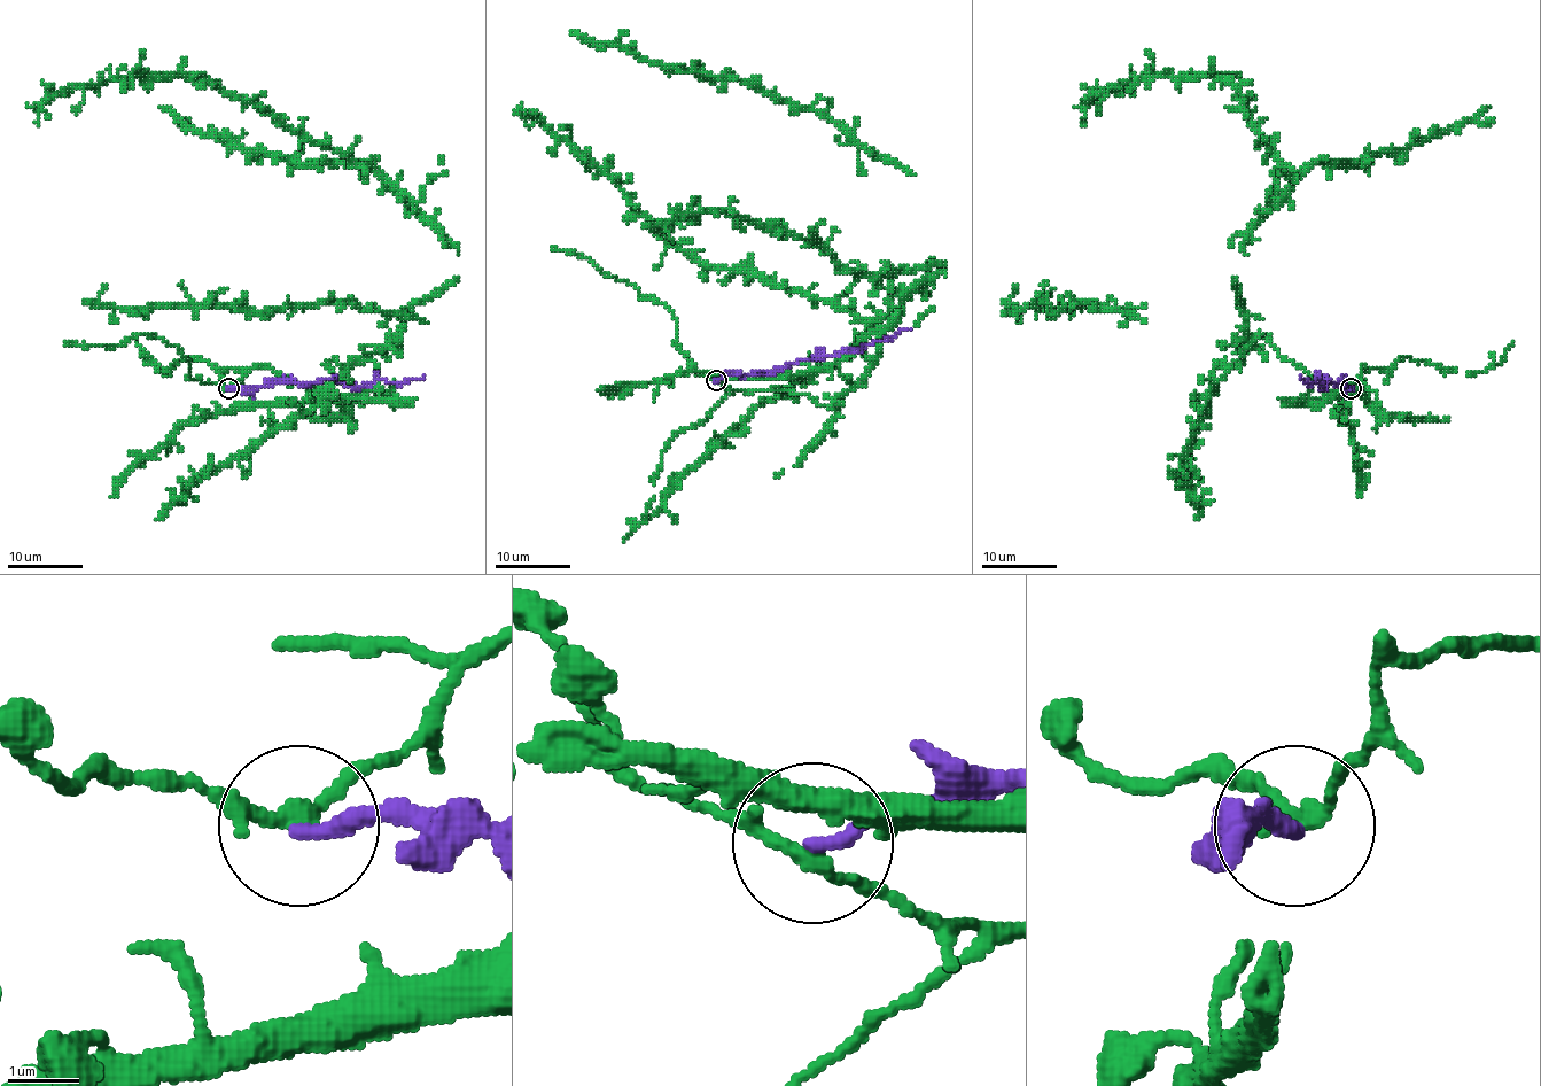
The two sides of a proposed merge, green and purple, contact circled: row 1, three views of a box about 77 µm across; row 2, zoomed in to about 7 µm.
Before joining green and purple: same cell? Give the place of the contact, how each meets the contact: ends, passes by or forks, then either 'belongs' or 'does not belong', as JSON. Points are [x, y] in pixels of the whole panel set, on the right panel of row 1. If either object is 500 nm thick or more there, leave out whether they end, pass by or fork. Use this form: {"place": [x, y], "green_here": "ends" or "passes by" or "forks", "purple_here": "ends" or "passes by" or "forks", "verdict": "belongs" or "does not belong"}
{"place": [1351, 388], "green_here": "passes by", "purple_here": "ends", "verdict": "does not belong"}

